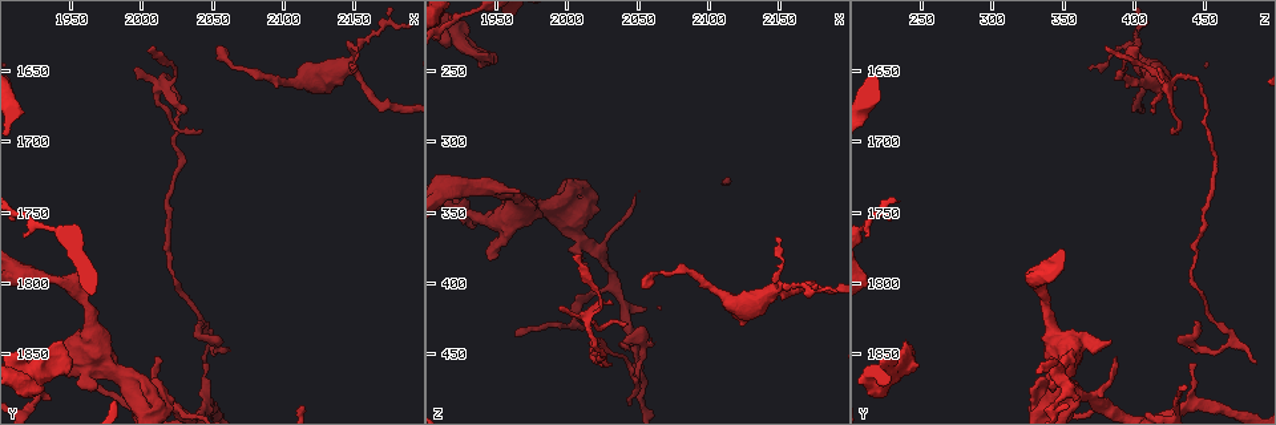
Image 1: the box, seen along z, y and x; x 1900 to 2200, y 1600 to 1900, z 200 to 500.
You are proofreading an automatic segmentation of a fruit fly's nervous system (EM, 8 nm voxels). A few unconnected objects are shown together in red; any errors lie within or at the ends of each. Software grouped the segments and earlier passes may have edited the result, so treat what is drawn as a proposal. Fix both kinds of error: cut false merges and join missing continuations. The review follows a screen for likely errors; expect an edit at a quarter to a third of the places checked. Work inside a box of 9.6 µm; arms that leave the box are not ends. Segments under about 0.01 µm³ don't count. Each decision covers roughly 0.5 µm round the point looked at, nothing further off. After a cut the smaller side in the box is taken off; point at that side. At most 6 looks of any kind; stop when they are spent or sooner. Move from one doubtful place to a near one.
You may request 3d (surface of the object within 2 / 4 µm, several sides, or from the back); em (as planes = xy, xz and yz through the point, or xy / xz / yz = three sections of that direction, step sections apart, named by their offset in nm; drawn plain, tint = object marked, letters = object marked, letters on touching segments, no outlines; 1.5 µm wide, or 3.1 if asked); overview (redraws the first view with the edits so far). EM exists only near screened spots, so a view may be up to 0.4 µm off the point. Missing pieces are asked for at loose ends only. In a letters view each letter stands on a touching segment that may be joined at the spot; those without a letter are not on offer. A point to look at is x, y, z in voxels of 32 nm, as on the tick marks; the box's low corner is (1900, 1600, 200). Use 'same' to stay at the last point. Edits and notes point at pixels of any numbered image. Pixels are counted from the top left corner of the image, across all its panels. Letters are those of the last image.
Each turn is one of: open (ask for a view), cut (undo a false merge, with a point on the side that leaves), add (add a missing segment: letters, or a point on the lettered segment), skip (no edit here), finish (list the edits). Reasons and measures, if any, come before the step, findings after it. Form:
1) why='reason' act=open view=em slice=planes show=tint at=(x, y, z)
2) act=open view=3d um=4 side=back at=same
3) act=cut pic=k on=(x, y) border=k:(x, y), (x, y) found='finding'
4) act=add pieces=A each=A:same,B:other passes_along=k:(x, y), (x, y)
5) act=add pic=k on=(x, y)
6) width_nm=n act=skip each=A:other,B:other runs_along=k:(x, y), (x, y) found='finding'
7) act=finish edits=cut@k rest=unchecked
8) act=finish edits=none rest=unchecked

why='branch stops here' act=open view=em slice=xz step=4 show=letters at=(2010, 1854, 388)

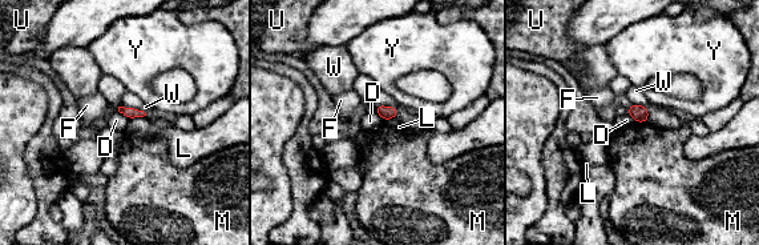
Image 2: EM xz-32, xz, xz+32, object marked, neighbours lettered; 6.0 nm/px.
act=skip each=D:other,F:other,L:other,M:other,U:other,W:other,Y:other border=2:(117, 111), (129, 119) found='no lettered segment goes on from it'

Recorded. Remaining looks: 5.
why='free end' act=open view=3d um=2 at=(1942, 1840, 244)

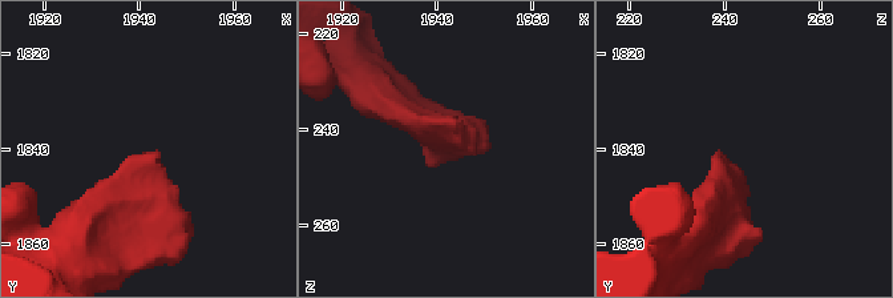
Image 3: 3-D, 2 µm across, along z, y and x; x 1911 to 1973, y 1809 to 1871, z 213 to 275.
why='need the tissue' act=open view=em slice=planes show=plain at=(1944, 1842, 241)

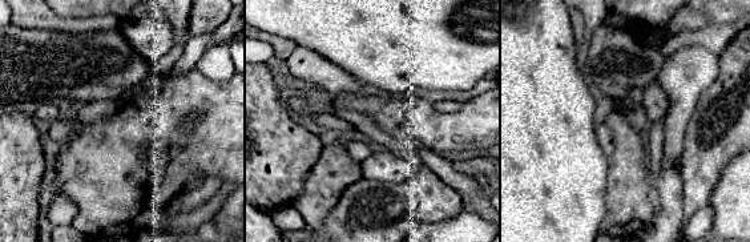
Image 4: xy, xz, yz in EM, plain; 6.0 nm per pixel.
act=open view=em slice=planes show=letters at=same

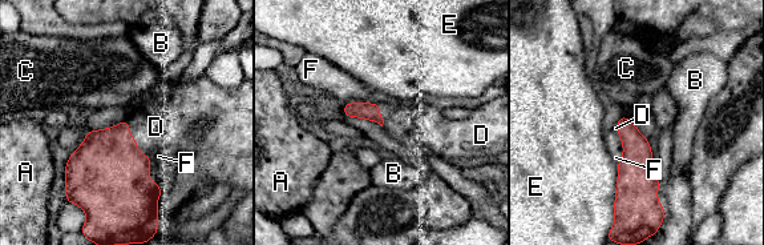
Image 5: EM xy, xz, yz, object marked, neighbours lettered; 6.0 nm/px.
act=add pieces=D each=A:other,B:other,C:other,D:same,E:other,F:other passes_along=5:(108, 172), (134, 140), (156, 127) found='it goes on there'

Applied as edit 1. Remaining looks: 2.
why='an open end' act=open view=3d um=2 at=(2146, 1648, 368)

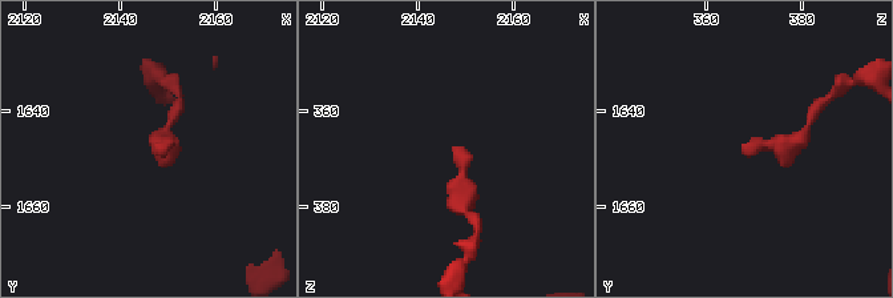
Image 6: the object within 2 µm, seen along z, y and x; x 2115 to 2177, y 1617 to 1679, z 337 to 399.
why='need the tissue' act=open view=em slice=planes show=letters at=(2148, 1648, 367)

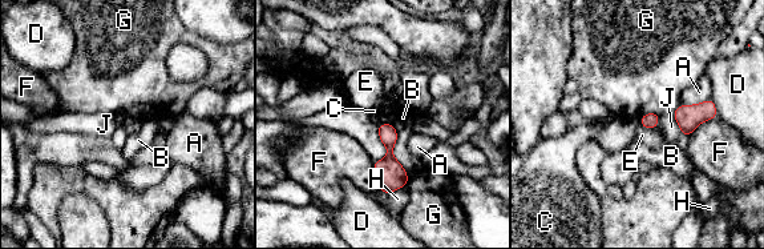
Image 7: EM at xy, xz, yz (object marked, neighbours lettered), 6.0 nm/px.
width_nm=90 act=skip each=A:other,B:other,C:other,D:other,E:other,F:other,G:other,H:other,J:other border=7:(379, 123), (392, 124) found='none of them fits'

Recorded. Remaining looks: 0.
act=finish edits=add@5 rest=unchecked

